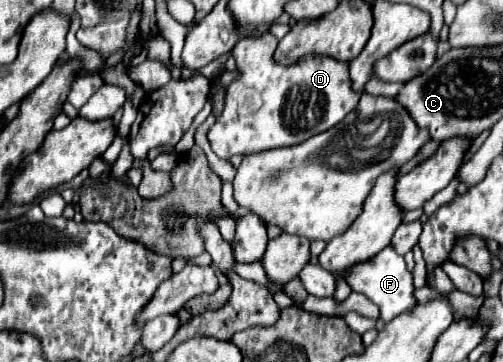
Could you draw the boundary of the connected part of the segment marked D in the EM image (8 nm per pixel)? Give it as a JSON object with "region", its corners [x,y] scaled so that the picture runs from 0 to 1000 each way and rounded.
{"region":[[[529,91],[517,108],[497,108],[497,113],[485,108],[461,135],[461,157],[469,163],[473,213],[449,240],[445,307],[437,312],[437,323],[429,323],[429,340],[414,362],[417,406],[437,439],[457,439],[461,428],[473,428],[473,423],[489,428],[505,417],[592,401],[672,345],[696,307],[708,301],[716,279],[716,257],[700,246],[692,174],[616,146],[592,163],[592,174],[584,180],[553,180],[545,169],[549,130],[553,130],[553,108],[541,91]]]}

